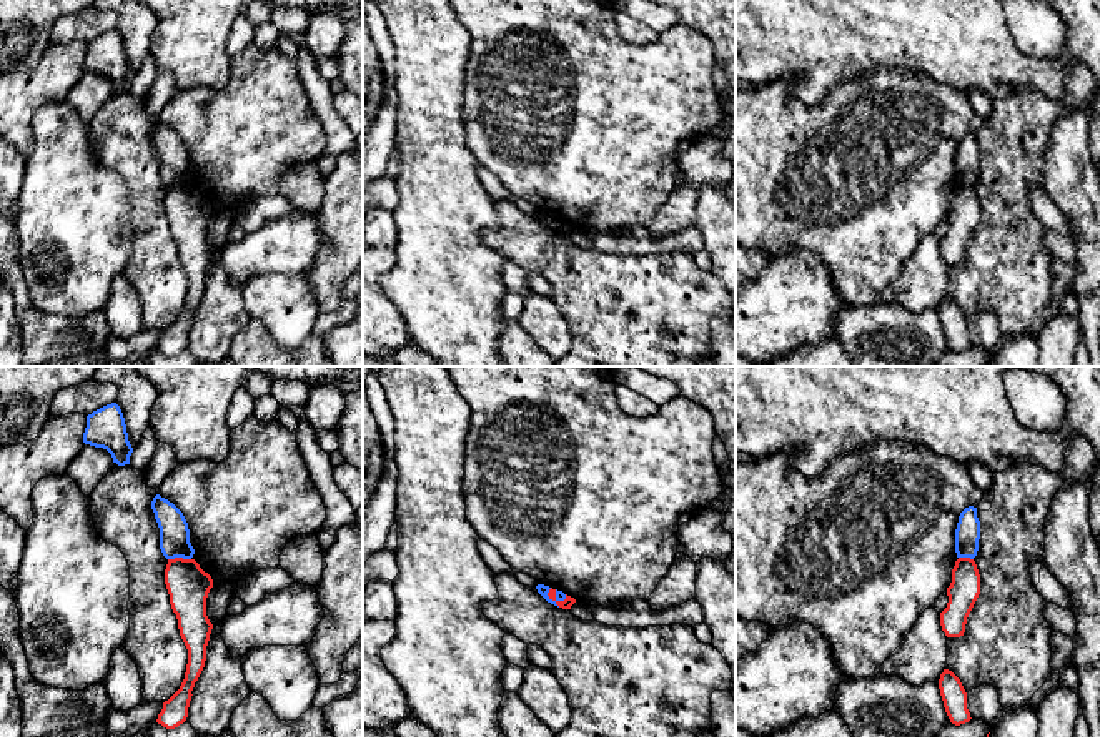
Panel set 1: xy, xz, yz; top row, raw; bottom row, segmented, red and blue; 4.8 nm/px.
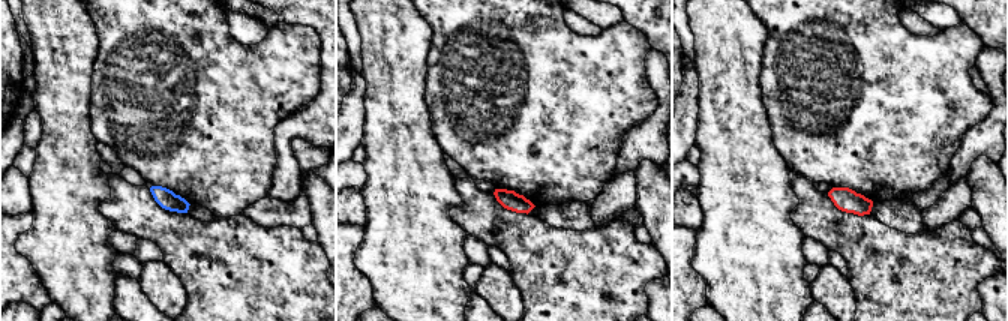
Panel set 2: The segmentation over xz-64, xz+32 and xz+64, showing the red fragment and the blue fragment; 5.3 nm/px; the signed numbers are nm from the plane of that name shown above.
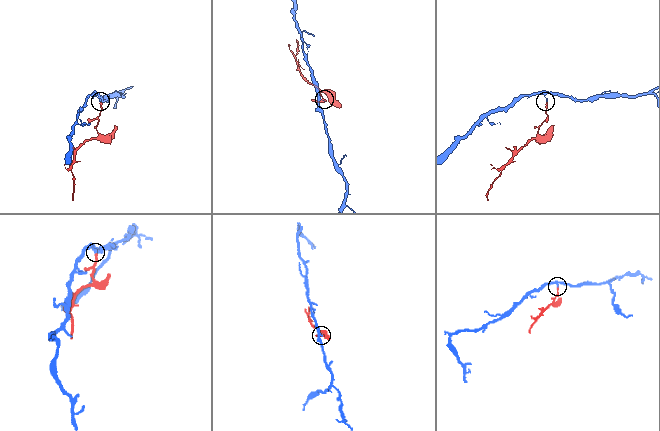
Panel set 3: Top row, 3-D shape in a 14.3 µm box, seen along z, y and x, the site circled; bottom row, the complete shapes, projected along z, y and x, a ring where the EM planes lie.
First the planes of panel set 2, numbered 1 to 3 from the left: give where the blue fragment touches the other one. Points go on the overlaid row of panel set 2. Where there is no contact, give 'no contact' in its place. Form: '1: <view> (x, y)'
1: no contact
2: no contact
3: no contact

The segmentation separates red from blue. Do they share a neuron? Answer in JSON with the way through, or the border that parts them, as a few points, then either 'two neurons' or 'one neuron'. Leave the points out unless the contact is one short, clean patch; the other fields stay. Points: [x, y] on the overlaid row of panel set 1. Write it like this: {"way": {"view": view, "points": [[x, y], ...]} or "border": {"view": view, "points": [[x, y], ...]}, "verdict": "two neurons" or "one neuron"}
{"border": {"view": "xz", "points": [[546, 593], [553, 600], [563, 600], [566, 595]]}, "verdict": "two neurons"}

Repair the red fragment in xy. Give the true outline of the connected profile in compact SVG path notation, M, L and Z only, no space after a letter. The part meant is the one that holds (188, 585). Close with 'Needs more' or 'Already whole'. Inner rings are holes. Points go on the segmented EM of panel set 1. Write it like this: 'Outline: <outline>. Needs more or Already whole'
Outline: M168 559L165 584L170 604L178 619L180 636L188 649L188 664L180 689L163 702L156 722L175 729L188 717L191 691L198 681L205 661L213 624L206 616L206 598L213 579L195 559Z. Already whole

